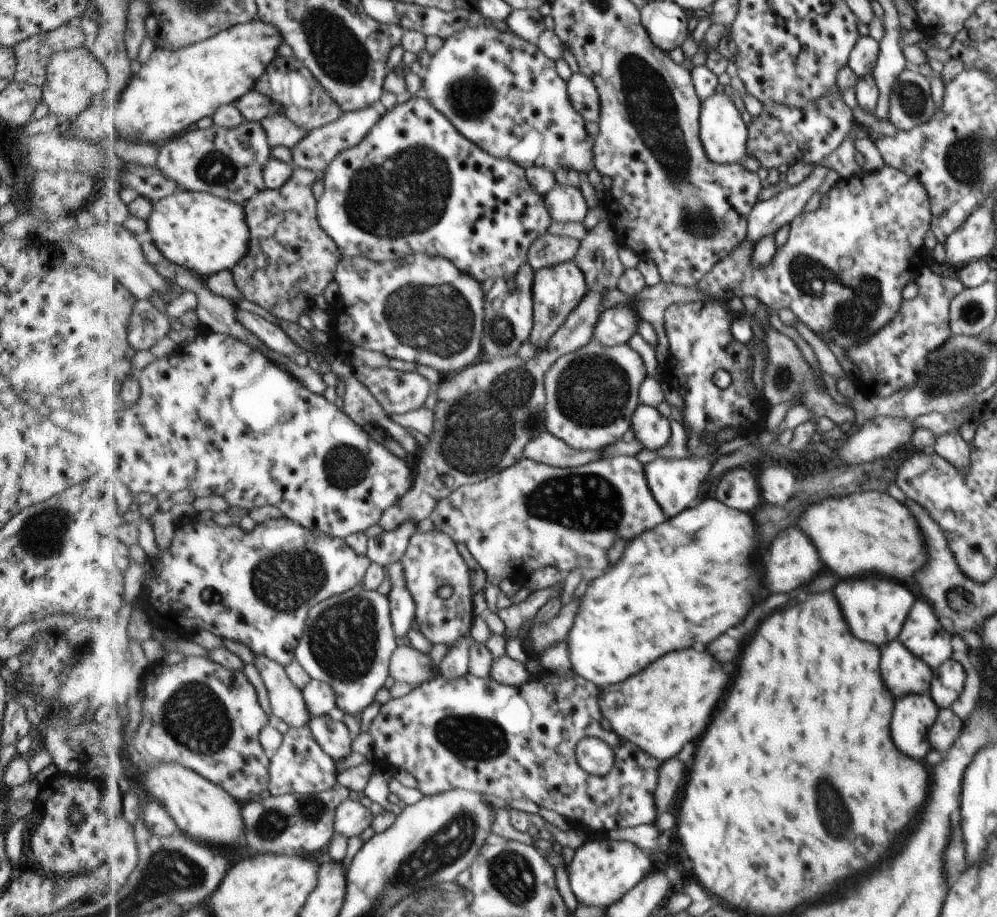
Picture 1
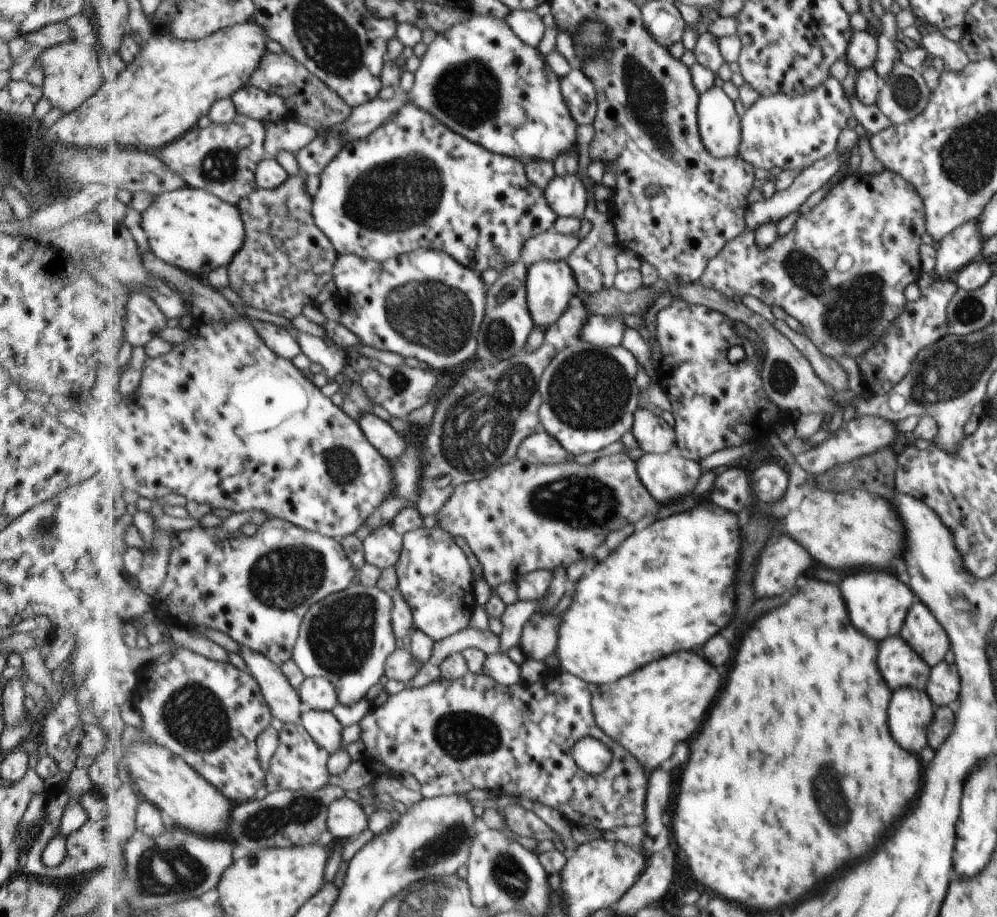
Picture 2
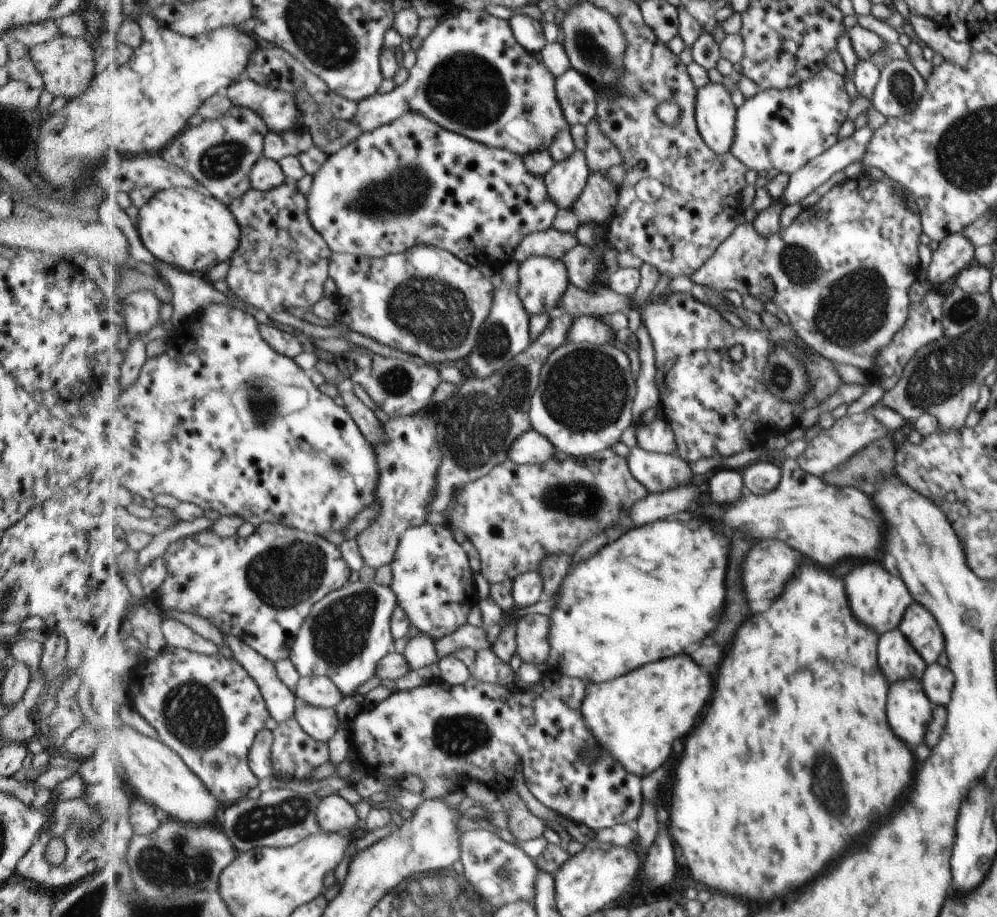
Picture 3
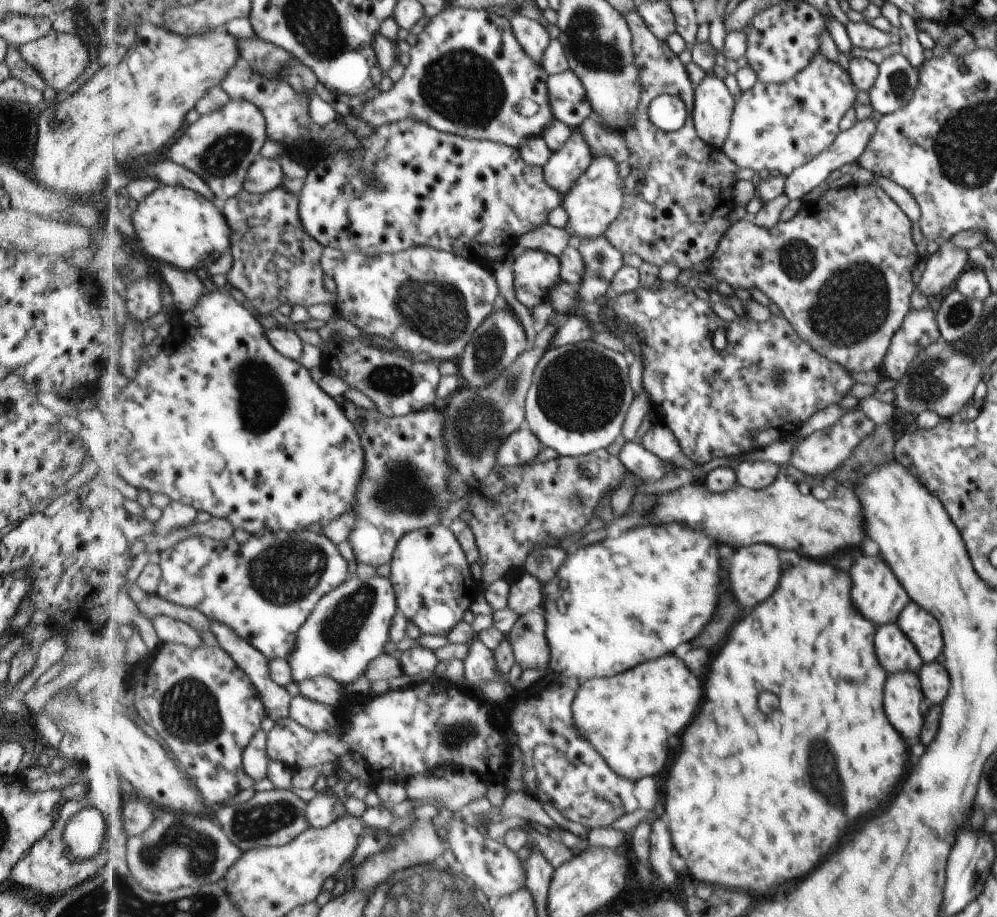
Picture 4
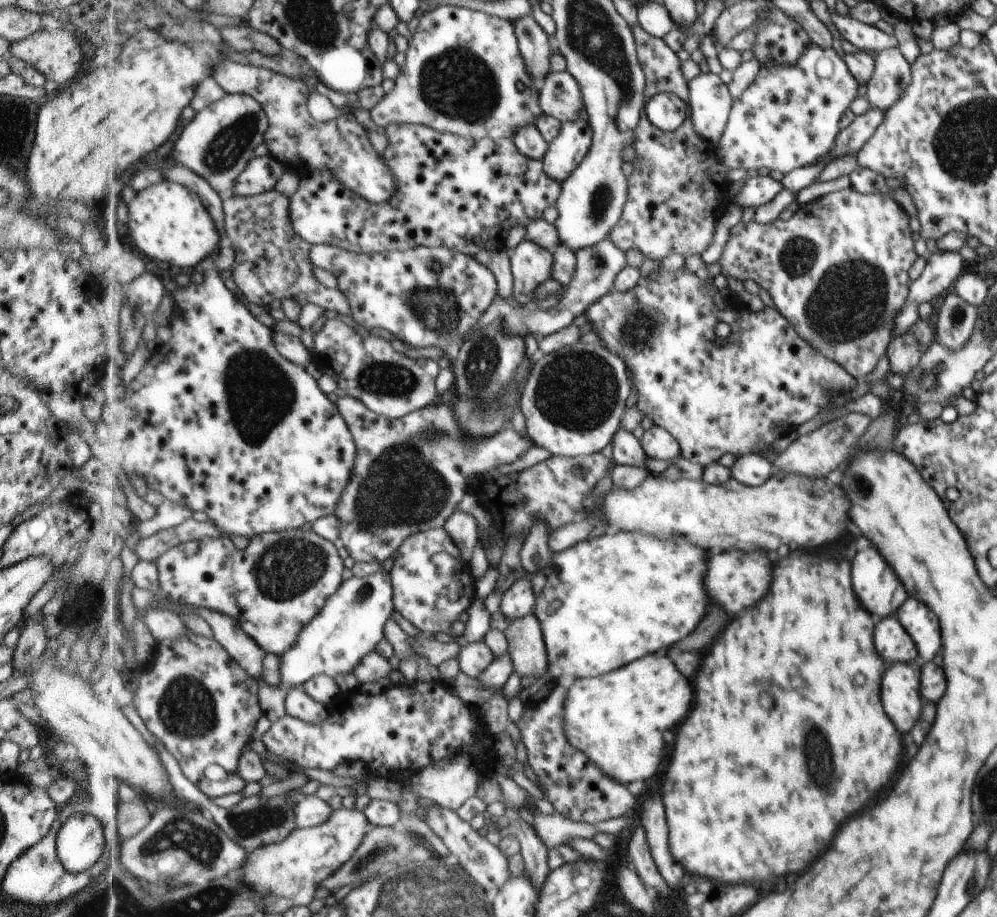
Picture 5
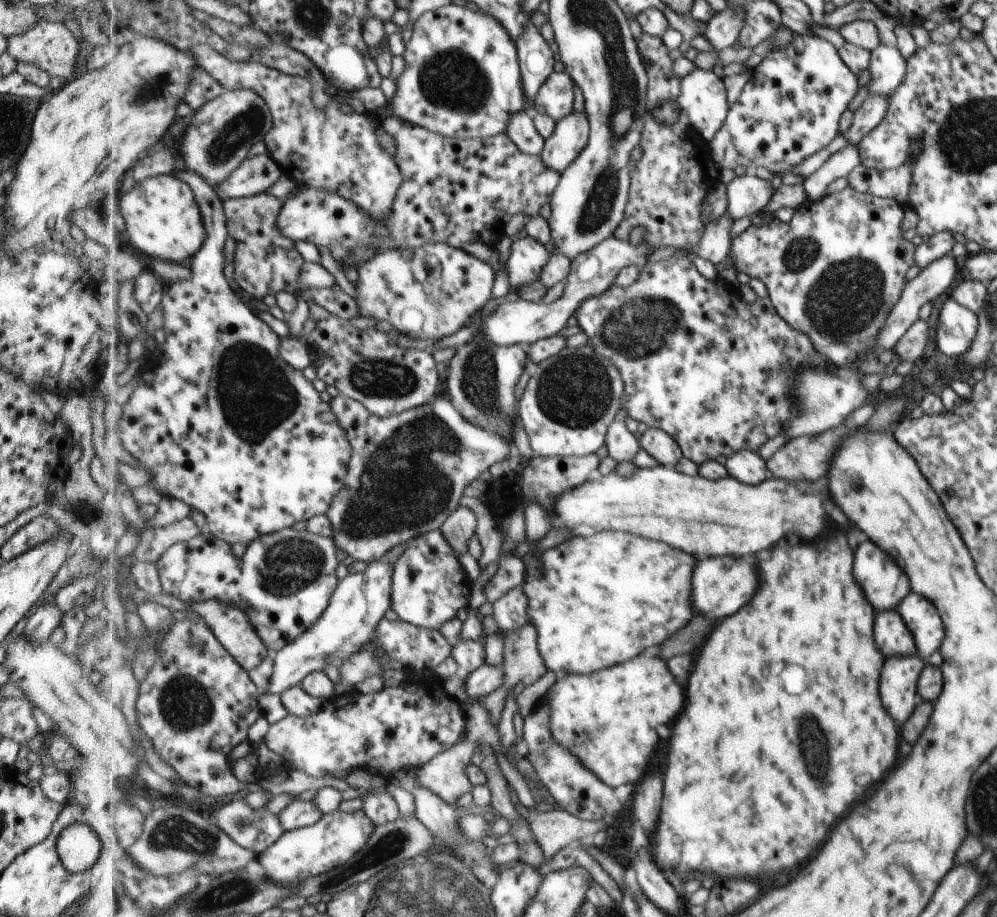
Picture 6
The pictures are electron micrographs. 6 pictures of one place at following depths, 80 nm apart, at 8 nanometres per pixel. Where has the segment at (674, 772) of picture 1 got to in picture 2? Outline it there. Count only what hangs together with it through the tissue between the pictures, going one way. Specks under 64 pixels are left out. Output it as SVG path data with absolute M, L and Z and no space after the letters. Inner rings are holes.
M665 768L655 769L649 774L649 790L646 802L646 829L649 836L659 836L665 828L663 814L673 794L673 772Z

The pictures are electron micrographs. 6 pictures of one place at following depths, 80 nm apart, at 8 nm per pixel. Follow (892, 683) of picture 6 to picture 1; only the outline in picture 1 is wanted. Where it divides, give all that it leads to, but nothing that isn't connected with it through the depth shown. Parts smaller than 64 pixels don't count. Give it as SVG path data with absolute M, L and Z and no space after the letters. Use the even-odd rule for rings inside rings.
M929 694L903 695L895 698L895 716L891 716L891 736L895 736L895 744L907 752L907 756L915 756L915 760L923 760L930 750L927 730L935 722L937 706Z

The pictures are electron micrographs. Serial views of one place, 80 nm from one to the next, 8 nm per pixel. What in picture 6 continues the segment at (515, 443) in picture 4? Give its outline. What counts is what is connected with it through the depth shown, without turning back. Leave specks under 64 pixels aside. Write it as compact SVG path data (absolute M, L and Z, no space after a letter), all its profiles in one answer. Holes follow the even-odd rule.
M339 394L330 402L333 414L338 416L342 427L348 432L348 437L354 448L354 454L350 460L349 471L346 476L346 486L339 491L339 494L331 505L327 516L330 518L334 528L333 539L335 544L337 544L338 548L343 550L355 561L361 560L371 564L373 561L381 560L381 558L383 558L391 549L395 549L396 547L409 542L411 539L417 538L429 531L441 529L443 524L446 523L446 520L450 518L451 513L459 508L461 498L465 496L467 487L476 478L479 478L480 474L489 470L493 464L497 464L497 462L501 462L501 460L507 460L510 455L513 456L515 454L515 446L512 448L512 444L507 437L482 429L477 426L477 424L469 422L452 400L447 400L443 397L435 398L433 402L405 411L401 415L388 417L382 417L378 414L372 413L362 402L351 398L350 396Z

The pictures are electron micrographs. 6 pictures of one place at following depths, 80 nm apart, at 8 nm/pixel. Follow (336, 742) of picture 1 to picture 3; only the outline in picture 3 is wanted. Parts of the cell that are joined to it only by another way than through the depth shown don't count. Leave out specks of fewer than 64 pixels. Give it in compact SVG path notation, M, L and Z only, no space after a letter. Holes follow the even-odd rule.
M305 705L296 710L295 718L311 736L323 743L329 742L339 730L339 718L333 708Z

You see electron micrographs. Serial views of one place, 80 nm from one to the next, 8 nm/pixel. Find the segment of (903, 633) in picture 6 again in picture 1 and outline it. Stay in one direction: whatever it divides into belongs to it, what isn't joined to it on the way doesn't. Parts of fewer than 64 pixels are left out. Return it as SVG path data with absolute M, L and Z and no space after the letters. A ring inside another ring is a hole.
M899 640L879 648L883 652L883 680L894 698L921 695L929 691L932 669L913 656Z

